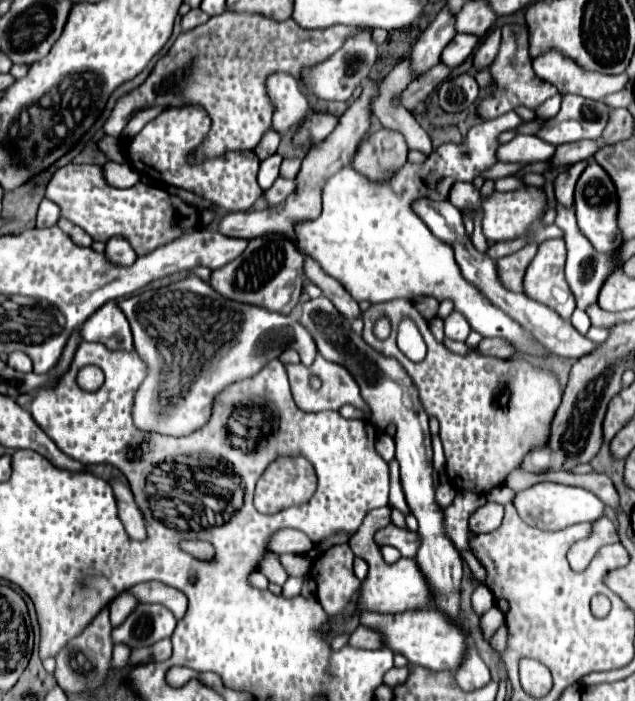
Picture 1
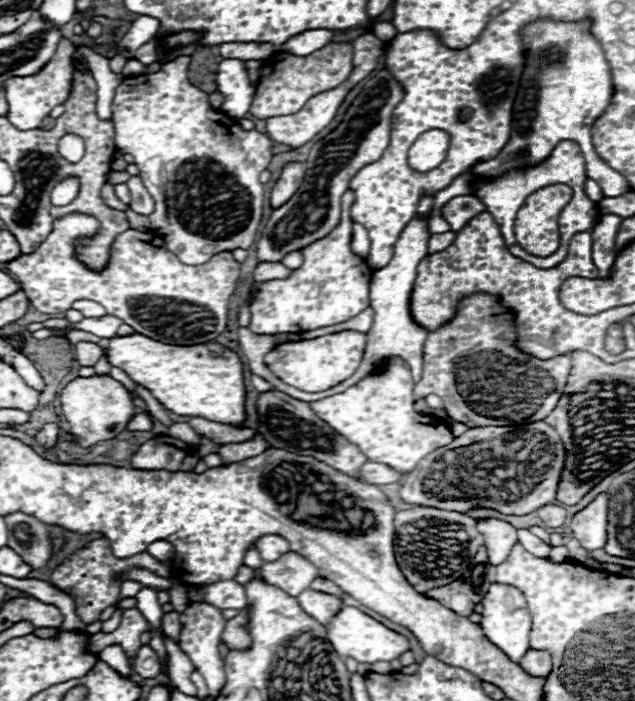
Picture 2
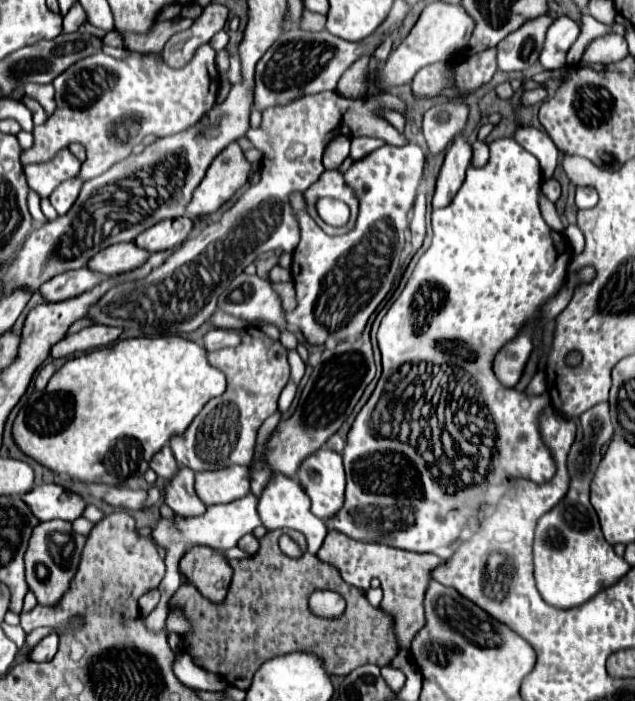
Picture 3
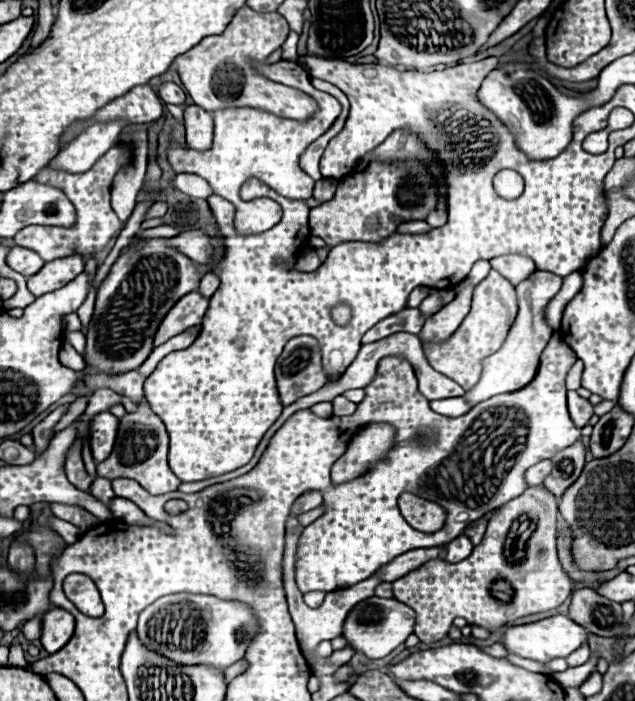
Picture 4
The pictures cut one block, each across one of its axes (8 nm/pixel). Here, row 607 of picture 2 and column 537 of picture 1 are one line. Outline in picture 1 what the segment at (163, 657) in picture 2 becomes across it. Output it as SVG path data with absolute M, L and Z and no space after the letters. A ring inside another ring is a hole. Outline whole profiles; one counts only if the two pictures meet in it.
M516 136L512 142L502 144L502 150L498 150L498 158L502 162L540 162L550 160L556 152L556 146L542 142L538 136Z

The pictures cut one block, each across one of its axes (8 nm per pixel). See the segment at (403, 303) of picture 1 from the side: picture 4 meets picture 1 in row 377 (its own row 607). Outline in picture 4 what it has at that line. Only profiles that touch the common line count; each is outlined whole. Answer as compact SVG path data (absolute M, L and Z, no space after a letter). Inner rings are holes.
M542 486L526 488L524 494L508 500L492 514L482 542L466 560L450 564L444 558L434 558L402 580L394 580L394 598L416 612L414 634L430 644L442 640L458 616L466 618L468 624L498 630L520 616L558 608L570 596L572 580L558 560L556 514L558 498L552 492Z

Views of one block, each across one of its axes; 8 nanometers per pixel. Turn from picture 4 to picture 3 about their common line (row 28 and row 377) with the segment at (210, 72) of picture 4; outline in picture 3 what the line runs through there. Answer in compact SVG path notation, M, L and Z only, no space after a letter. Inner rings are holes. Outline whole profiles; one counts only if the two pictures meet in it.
M246 326L238 330L238 334L242 338L238 346L208 354L208 362L226 376L226 392L206 402L206 406L186 428L186 434L176 434L170 438L170 448L178 464L188 466L194 472L220 470L234 464L248 466L254 458L256 432L278 408L278 396L290 378L286 348L278 340L268 338L256 326Z

